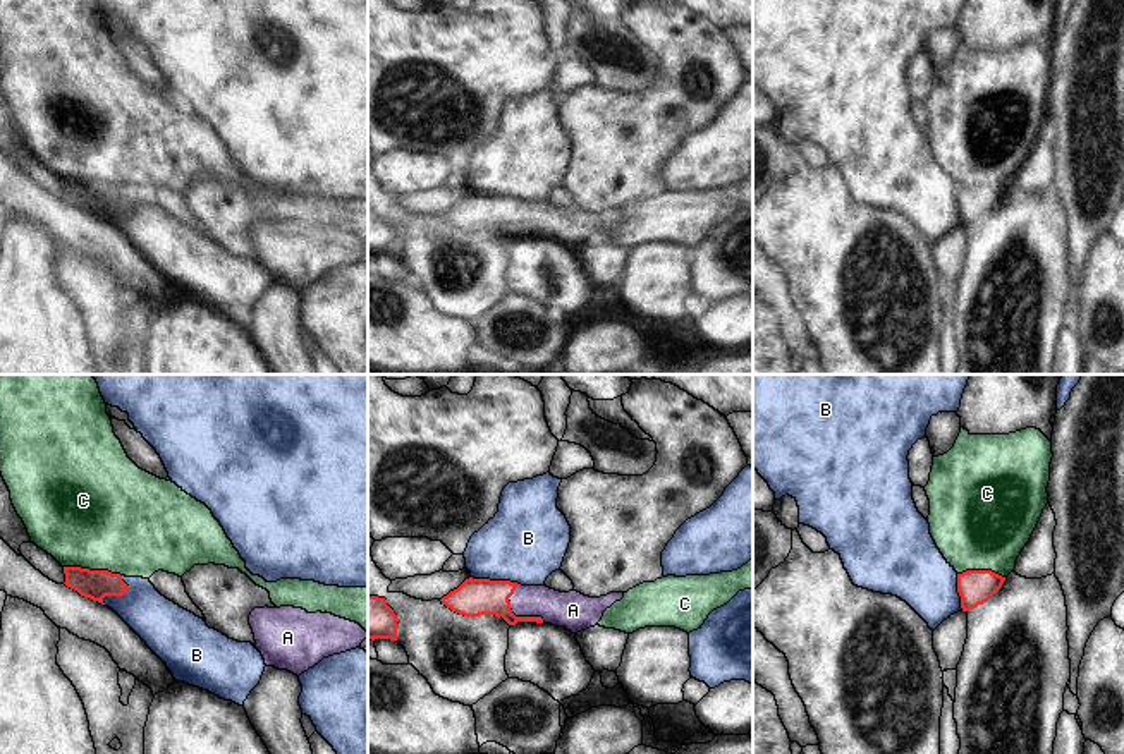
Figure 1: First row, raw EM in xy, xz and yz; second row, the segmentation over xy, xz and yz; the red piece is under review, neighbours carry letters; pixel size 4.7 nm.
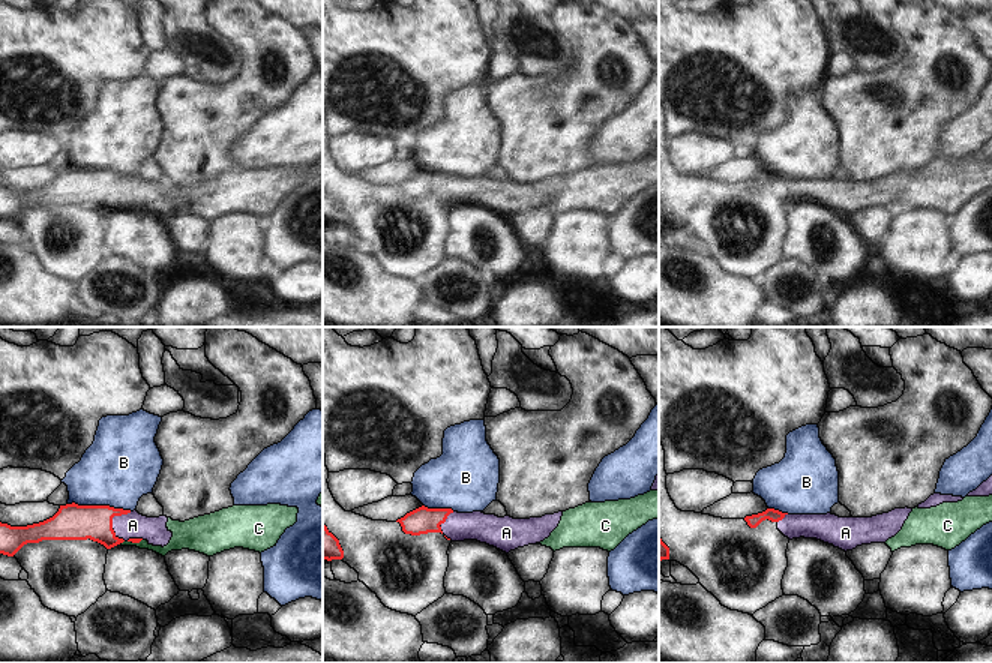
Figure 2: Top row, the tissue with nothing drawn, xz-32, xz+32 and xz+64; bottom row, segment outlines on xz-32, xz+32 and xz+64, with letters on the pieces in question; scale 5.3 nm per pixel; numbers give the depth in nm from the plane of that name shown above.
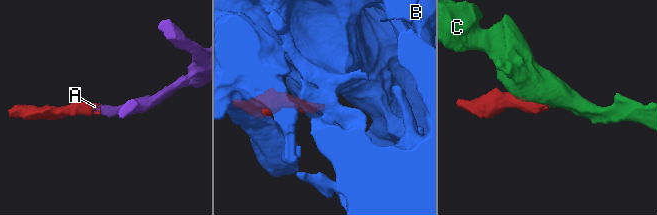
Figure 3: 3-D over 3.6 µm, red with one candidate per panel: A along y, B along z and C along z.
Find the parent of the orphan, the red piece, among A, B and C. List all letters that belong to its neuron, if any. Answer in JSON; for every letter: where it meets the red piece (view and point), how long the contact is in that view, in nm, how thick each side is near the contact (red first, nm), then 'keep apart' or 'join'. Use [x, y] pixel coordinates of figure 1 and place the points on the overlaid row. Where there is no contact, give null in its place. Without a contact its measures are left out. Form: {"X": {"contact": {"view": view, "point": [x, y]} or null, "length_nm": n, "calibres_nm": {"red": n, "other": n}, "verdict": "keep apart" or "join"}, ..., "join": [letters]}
{"A": {"contact": {"view": "xz", "point": [513, 614]}, "length_nm": 220, "calibres_nm": {"red": 180, "other": 160}, "verdict": "join"}, "B": {"contact": {"view": "xz", "point": [497, 581]}, "length_nm": 240, "calibres_nm": {"red": 180, "other": 380}, "verdict": "keep apart"}, "C": {"contact": {"view": "xy", "point": [93, 571]}, "length_nm": 280, "calibres_nm": {"red": 140, "other": 480}, "verdict": "keep apart"}, "join": ["A"]}

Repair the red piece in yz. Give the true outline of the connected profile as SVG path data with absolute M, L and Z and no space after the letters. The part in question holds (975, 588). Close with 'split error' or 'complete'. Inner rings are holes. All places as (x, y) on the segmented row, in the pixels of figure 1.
M966 570L957 574L957 593L962 611L987 603L1004 584L1005 577L992 570Z | complete

